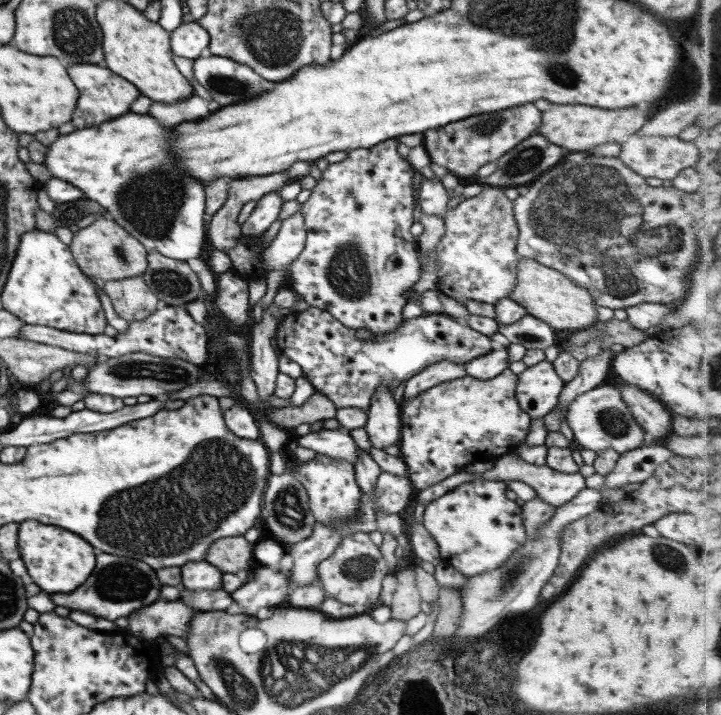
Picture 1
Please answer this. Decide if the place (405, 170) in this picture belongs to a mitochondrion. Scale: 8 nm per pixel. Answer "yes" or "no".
no

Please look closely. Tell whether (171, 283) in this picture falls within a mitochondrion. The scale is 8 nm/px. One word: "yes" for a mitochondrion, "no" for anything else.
yes

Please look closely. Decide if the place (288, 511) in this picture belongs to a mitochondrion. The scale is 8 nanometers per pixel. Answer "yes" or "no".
yes

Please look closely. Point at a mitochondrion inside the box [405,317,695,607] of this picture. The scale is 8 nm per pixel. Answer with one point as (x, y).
(670, 558)

